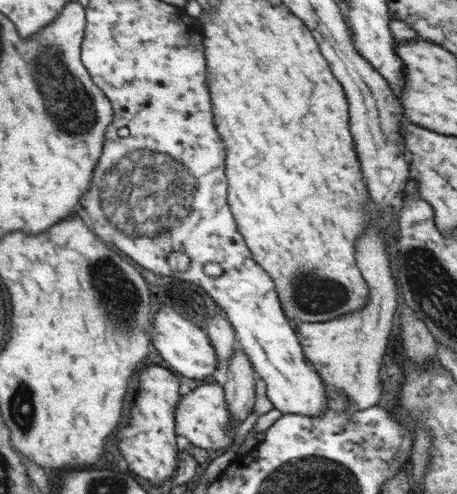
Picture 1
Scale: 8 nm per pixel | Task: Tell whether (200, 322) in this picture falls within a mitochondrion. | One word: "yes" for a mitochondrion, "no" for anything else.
no

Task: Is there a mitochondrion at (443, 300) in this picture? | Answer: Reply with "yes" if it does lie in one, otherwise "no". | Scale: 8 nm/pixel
yes

